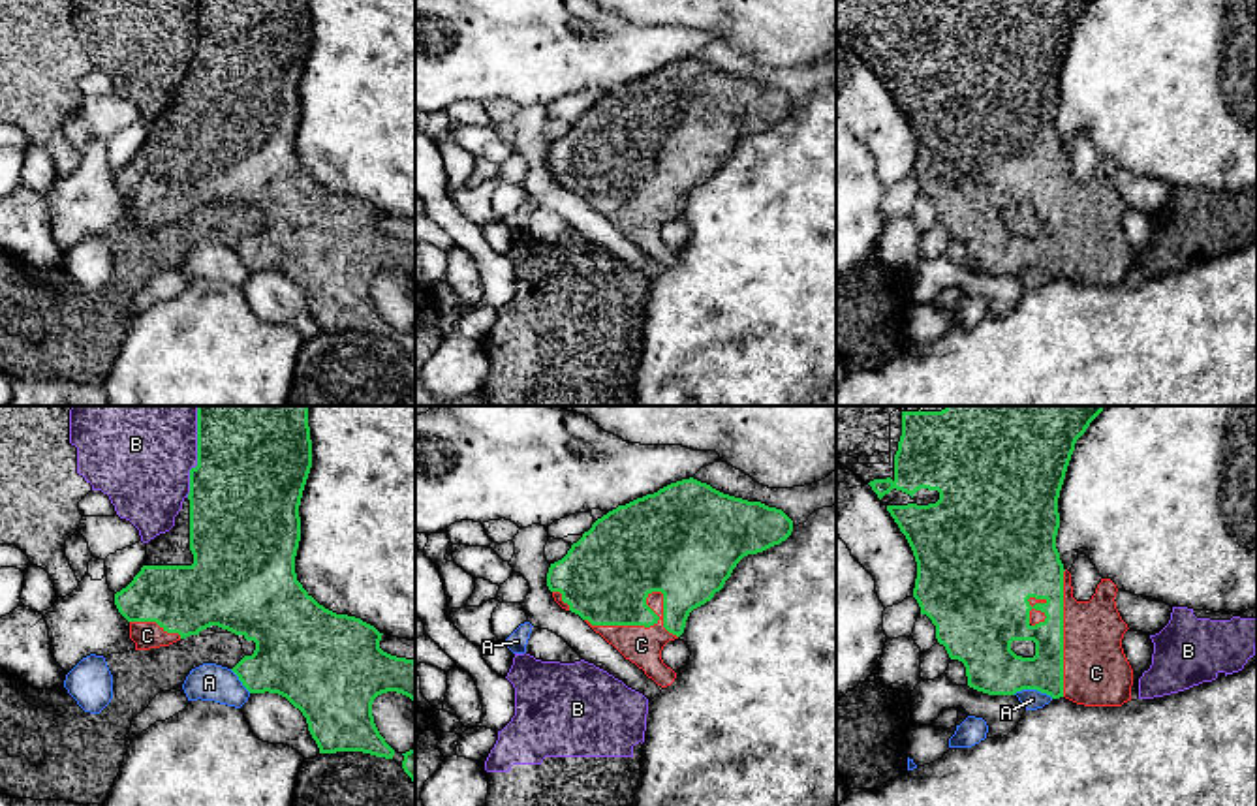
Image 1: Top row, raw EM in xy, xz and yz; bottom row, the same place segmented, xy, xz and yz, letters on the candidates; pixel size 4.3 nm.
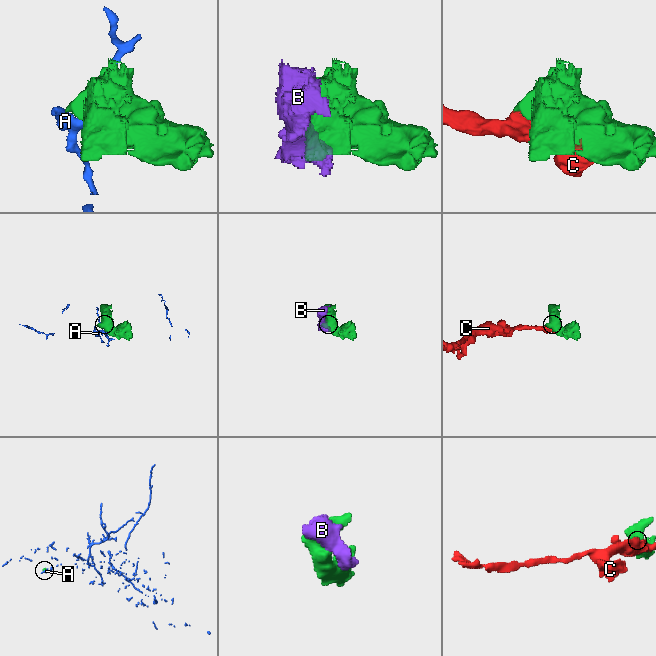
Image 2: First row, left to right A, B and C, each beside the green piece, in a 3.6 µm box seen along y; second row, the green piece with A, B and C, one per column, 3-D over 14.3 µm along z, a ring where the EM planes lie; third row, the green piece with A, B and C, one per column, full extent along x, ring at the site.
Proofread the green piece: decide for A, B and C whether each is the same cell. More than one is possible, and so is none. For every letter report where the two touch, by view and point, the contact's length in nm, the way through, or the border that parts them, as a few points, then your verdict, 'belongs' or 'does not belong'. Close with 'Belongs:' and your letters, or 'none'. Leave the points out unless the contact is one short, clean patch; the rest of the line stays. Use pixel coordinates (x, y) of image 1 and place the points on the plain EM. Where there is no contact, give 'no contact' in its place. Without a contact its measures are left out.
A: yz (1034, 267) | 180 nm | does not belong
B: xy (198, 38) | 340 nm | does not belong
C: xz (634, 203) | 400 nm | belongs
Belongs: C

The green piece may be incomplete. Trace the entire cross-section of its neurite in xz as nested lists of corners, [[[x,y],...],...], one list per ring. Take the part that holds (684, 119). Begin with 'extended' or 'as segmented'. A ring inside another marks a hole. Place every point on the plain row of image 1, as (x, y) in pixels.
extended | [[[690,56],[597,98],[562,139],[551,143],[547,165],[562,188],[579,194],[667,267],[676,252],[663,242],[661,229],[684,212],[690,192],[723,167],[744,135],[780,124],[791,111],[793,100],[782,88],[723,73]]]

